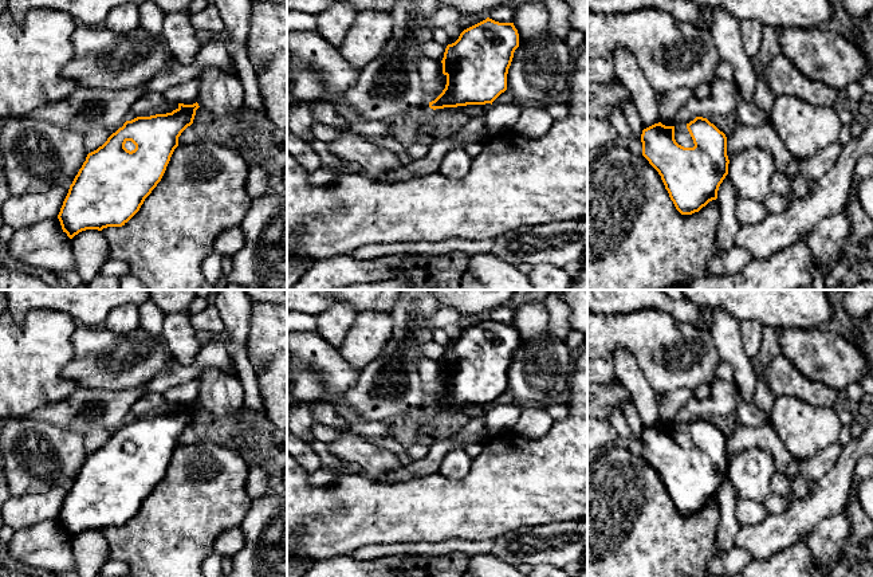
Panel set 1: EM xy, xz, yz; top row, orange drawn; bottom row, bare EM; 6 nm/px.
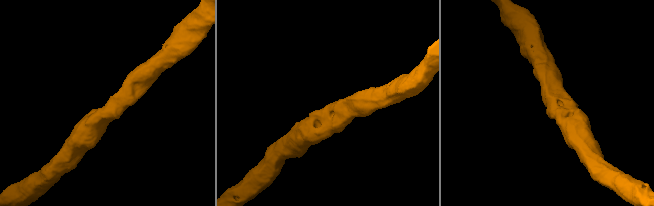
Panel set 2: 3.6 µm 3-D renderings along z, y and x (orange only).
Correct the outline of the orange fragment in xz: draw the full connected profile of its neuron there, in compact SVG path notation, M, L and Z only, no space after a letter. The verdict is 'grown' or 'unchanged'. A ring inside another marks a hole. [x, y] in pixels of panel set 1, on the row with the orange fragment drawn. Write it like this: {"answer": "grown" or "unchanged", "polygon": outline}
{"answer": "unchanged", "polygon": "M489 17L464 30L444 52L447 85L429 107L444 109L491 103L507 90L507 74L519 34L514 23Z"}

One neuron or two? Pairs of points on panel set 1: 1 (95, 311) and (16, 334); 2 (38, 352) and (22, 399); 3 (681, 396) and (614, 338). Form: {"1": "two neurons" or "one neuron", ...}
{"1": "two neurons", "2": "one neuron", "3": "two neurons"}

